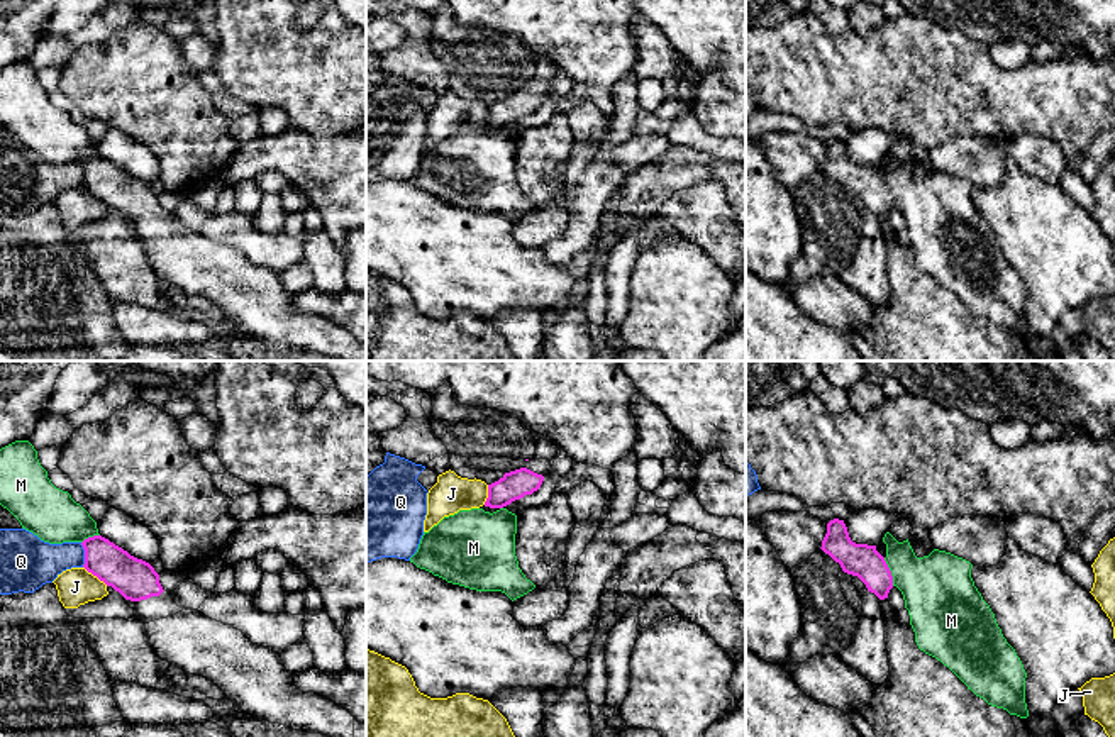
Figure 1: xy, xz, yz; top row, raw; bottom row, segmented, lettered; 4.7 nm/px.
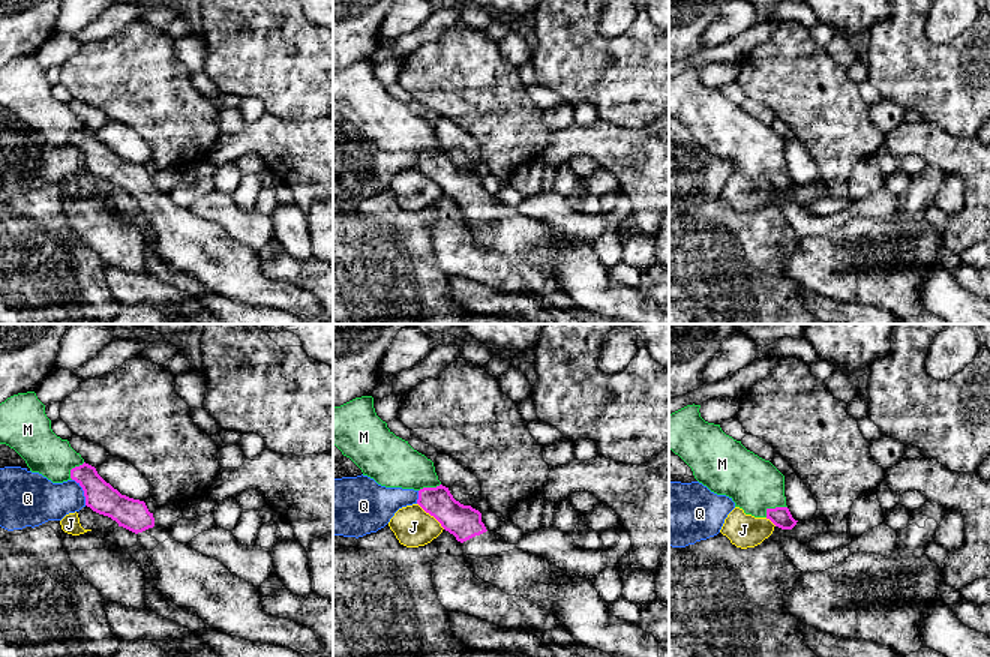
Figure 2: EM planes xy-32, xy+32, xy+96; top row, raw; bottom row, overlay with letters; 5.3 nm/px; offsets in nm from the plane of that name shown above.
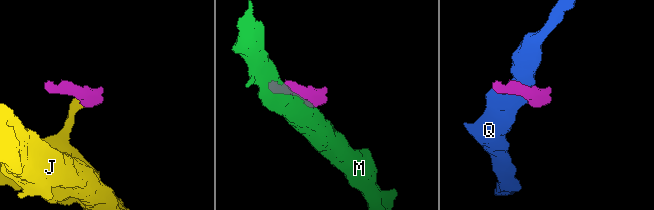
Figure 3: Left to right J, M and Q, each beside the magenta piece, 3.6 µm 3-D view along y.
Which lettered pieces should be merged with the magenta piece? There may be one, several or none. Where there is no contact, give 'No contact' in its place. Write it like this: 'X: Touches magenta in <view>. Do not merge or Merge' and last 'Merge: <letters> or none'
J: Touches magenta in xy. Do not merge
M: Touches magenta in yz. Do not merge
Q: Touches magenta in xy. Do not merge
Merge: none

